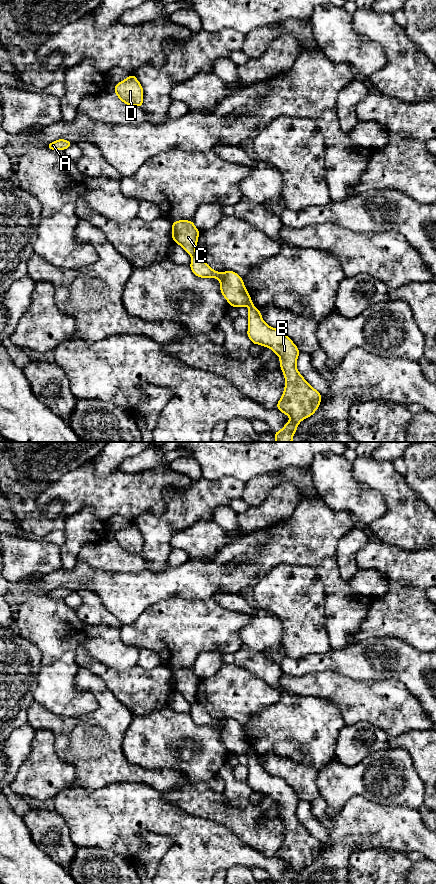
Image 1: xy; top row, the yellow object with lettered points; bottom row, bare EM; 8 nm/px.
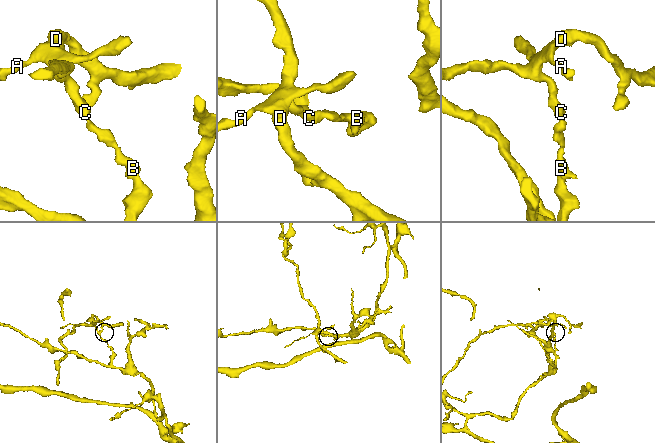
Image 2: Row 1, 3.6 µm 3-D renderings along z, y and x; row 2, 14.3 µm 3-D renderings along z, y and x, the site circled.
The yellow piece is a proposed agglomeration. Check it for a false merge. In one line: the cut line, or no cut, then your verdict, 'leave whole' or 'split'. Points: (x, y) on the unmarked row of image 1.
cut xy (195, 702), (192, 704); split

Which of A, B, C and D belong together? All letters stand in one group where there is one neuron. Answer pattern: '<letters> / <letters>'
A C D / B

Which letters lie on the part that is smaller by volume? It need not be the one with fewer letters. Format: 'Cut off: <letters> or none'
Cut off: A, C, D

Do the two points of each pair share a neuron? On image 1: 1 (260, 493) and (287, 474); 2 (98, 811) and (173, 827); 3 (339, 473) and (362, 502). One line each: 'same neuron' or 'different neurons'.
1: same neuron
2: same neuron
3: same neuron

